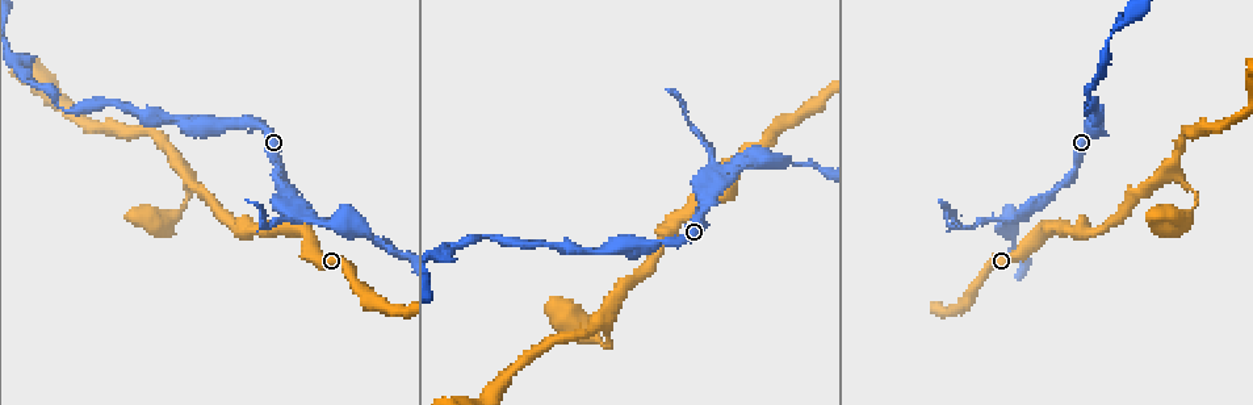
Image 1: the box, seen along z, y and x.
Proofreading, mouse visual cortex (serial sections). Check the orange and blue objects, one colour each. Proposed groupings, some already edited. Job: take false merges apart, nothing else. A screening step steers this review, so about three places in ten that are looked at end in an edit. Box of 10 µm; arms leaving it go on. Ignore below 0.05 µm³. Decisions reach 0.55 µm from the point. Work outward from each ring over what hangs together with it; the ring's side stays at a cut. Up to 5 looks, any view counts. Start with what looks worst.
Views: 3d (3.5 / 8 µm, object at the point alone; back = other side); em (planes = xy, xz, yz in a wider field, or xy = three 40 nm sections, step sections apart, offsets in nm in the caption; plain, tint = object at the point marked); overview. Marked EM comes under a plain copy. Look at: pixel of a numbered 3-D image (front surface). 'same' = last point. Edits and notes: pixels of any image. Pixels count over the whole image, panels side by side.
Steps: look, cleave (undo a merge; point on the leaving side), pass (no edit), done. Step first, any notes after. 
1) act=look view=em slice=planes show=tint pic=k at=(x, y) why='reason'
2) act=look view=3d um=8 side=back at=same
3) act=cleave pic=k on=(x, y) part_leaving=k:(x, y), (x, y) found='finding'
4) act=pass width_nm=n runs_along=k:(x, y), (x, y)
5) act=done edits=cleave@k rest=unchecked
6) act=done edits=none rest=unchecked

act=look view=3d um=3.5 pic=1 at=(708, 193) why='two arms in line, one across'

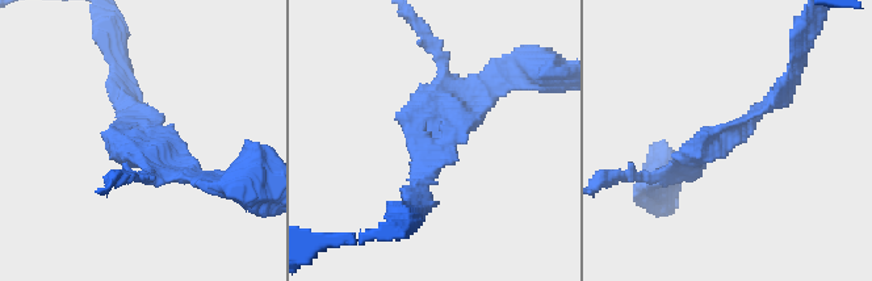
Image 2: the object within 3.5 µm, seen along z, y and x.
act=look view=em slice=planes show=tint pic=2 at=(727, 138) arms=3 arm_widths_nm=150,200,200

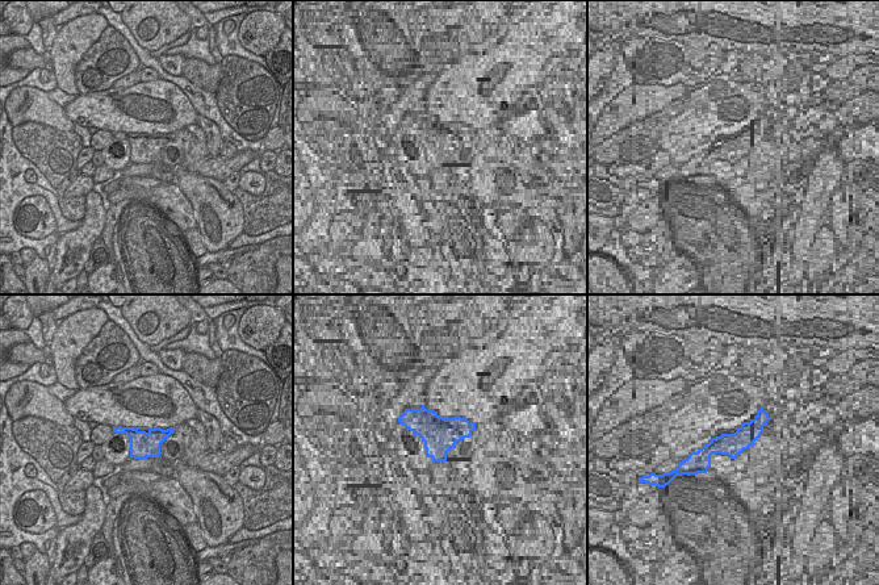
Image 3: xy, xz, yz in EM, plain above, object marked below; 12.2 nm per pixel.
act=pass runs_along=2:(788, 82), (678, 175) found='all the same cell'

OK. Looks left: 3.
act=look view=3d um=3.5 pic=1 at=(481, 234) why='sharp bend'

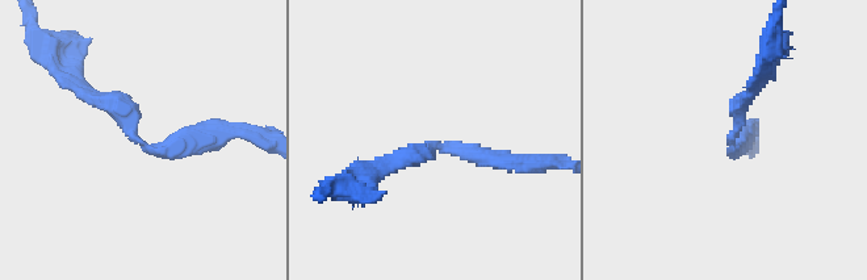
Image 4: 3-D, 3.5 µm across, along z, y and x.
act=look view=em slice=xy step=1 show=tint pic=4 at=(430, 144) arm_widths_nm=200,200 why='now the EM'

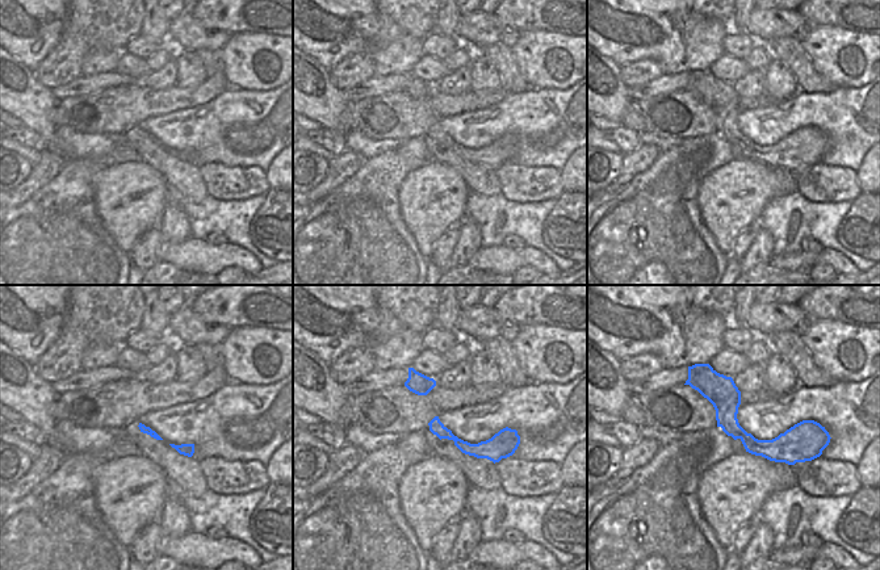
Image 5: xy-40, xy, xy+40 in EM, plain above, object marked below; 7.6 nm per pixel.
act=pass runs_along=4:(218, 132), (145, 147), (80, 87) found='all the same cell'

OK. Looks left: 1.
act=done edits=none rest=unchecked

